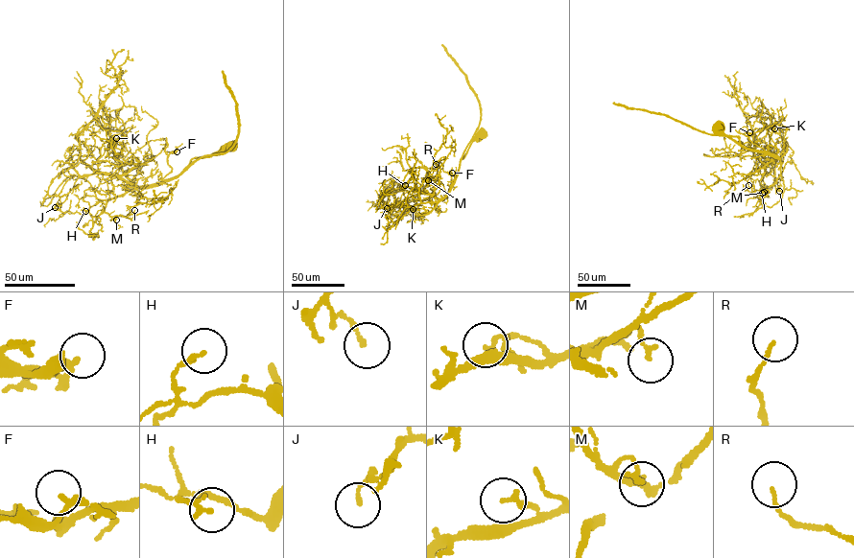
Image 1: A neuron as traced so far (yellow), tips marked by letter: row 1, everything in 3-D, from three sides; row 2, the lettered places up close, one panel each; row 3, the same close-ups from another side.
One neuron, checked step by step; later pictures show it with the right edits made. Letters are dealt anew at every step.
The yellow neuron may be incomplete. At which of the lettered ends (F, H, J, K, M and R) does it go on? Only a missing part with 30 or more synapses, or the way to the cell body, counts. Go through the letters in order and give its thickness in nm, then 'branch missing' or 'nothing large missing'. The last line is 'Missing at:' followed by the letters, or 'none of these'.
F: 160 nm | nothing large missing
H: 160 nm | nothing large missing
J: 120 nm | nothing large missing
K: 140 nm | nothing large missing
M: 160 nm | nothing large missing
R: 90 nm | nothing large missing
Missing at: none of these

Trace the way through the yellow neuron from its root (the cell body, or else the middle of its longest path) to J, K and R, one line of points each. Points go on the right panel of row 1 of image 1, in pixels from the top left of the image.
J: (717, 125), (725, 134), (738, 137), (743, 146), (777, 156), (767, 160), (774, 166), (779, 191)
K: (717, 125), (725, 134), (738, 137), (743, 146), (780, 157), (786, 151), (786, 144), (774, 128)
R: (717, 125), (742, 145), (780, 160), (773, 184), (754, 192), (748, 185)

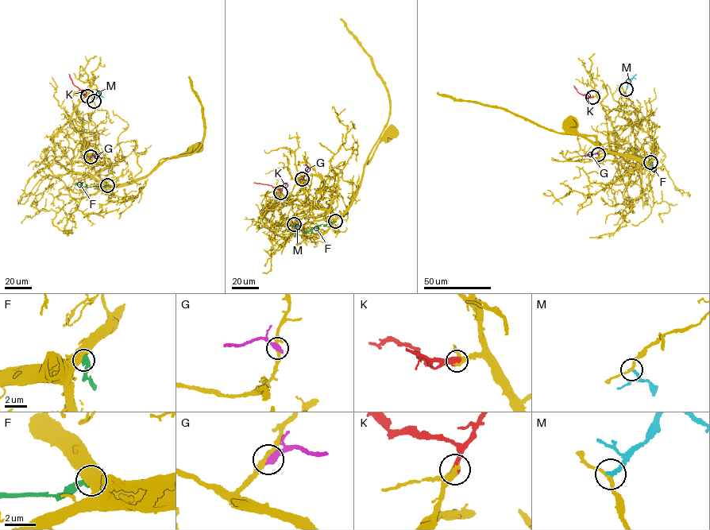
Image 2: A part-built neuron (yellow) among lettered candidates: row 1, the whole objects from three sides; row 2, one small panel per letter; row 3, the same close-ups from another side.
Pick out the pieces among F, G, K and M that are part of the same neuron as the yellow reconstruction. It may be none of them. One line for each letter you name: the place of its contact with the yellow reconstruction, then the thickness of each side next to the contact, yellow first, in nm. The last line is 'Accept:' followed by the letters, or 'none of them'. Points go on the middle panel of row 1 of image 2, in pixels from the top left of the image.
K: contact (280, 192); calibres 320 and 500 nm
Accept: K

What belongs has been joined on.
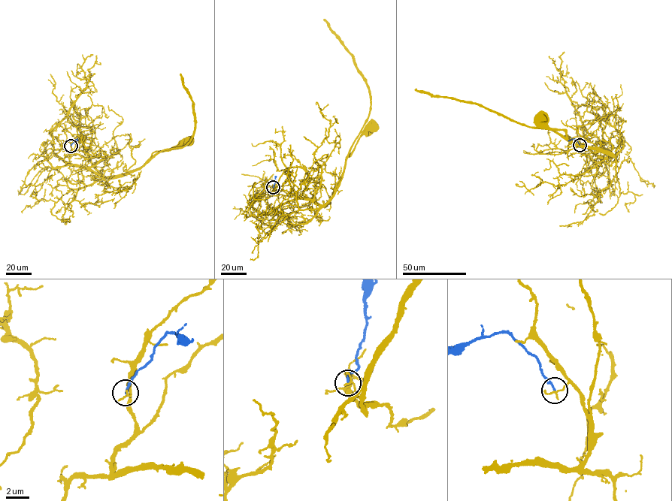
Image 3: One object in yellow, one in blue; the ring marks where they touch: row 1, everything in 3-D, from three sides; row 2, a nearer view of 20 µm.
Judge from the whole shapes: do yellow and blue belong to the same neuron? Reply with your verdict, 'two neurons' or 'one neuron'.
two neurons

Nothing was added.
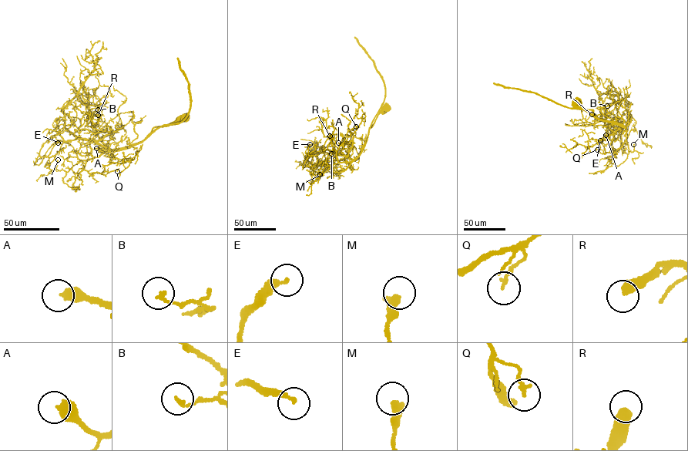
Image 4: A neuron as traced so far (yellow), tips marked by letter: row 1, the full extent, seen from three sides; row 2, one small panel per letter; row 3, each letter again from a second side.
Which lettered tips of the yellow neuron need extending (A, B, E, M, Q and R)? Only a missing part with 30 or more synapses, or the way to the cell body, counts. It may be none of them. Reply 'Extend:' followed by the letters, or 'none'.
Extend: none

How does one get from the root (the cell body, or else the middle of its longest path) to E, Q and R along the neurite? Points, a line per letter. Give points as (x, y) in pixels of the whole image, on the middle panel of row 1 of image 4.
E: (387, 108), (369, 127), (364, 146), (354, 159), (335, 155), (314, 166), (310, 154), (305, 153), (310, 144)
Q: (387, 108), (369, 127), (361, 153), (350, 161), (340, 163), (337, 150), (347, 132), (356, 126)
R: (387, 108), (354, 159), (340, 153), (344, 144), (341, 136), (330, 136)

